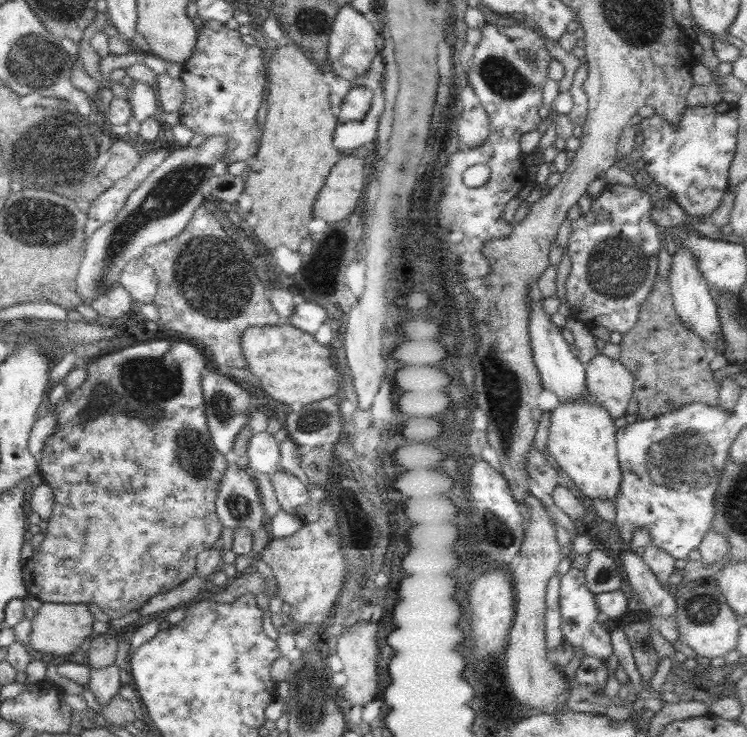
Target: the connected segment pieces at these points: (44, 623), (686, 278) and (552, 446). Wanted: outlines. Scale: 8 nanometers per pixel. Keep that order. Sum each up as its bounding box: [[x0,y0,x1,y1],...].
[[29,602,94,657],[668,246,727,354],[547,393,622,504]]

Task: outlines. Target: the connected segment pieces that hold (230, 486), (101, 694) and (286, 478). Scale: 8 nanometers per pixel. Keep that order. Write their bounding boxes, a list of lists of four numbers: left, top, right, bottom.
[[216,462,265,532],[87,665,125,706],[272,469,309,516]]

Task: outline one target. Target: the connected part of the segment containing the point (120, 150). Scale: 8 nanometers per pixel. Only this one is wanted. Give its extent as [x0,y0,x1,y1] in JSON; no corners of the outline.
[104,138,143,183]

